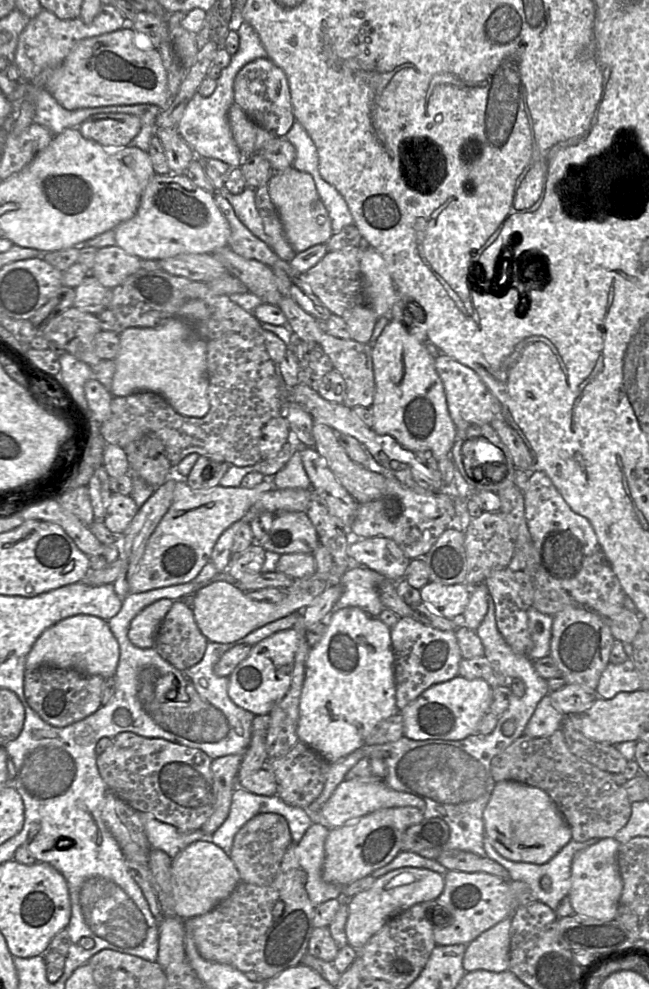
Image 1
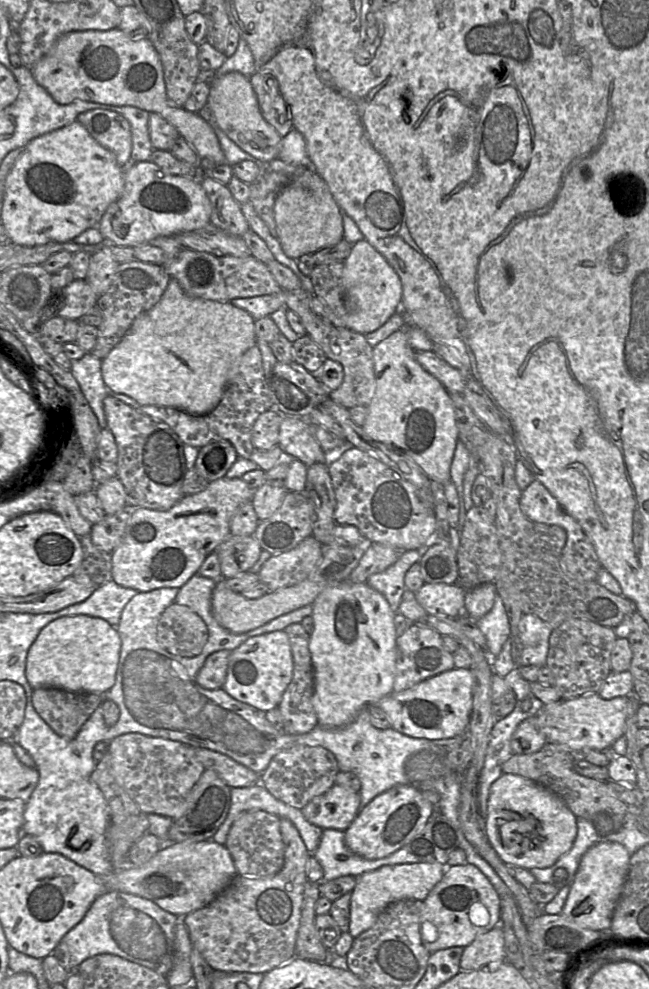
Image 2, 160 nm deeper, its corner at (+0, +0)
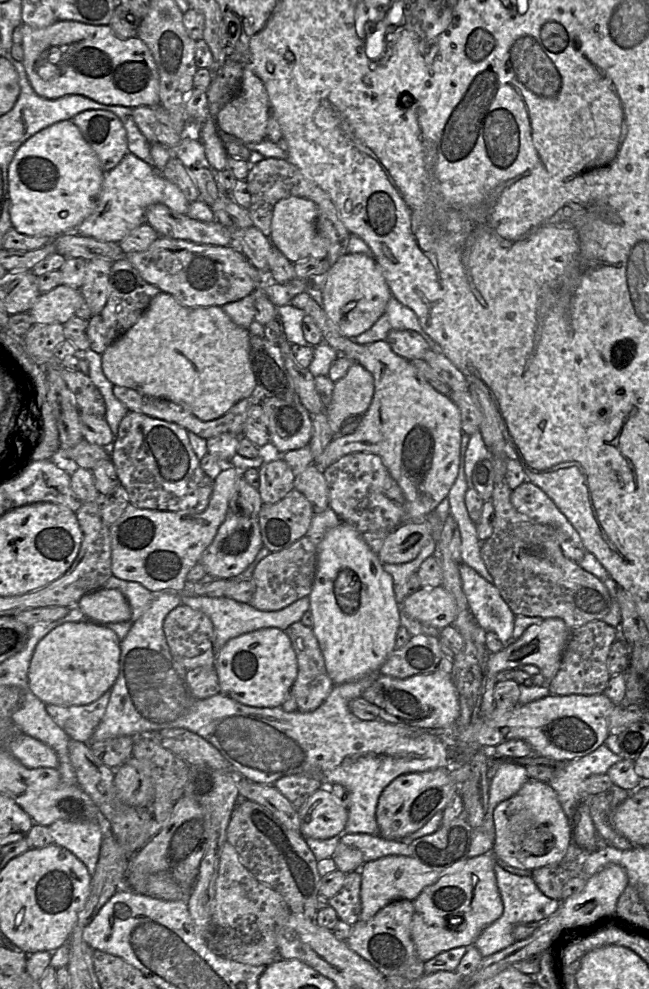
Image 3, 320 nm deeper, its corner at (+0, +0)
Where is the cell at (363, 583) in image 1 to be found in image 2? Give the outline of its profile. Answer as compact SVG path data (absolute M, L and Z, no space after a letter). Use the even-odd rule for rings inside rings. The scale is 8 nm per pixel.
M428 540L421 550L410 550L401 552L398 560L385 571L371 575L367 579L367 584L380 592L388 601L394 612L399 612L401 598L406 589L404 578L409 568L420 562L422 555L432 545L432 540Z

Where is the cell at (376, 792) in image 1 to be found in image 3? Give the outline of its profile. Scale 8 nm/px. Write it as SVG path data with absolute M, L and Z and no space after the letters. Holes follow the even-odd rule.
M329 787L316 790L298 810L300 833L306 838L329 839L344 832L348 809L332 794Z

